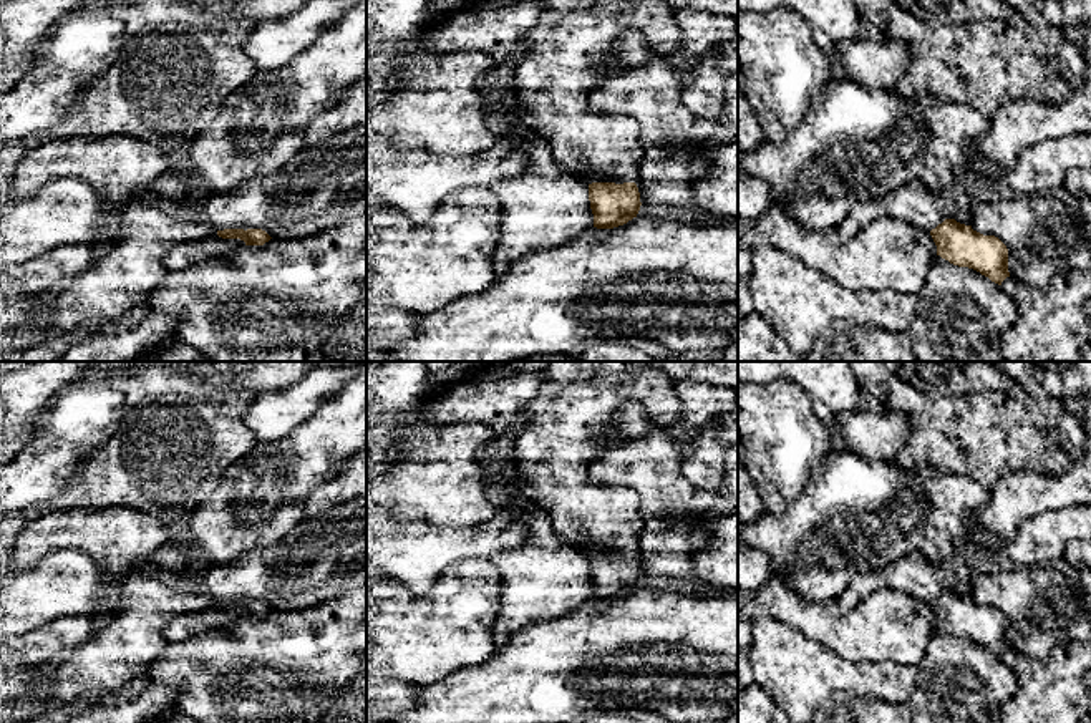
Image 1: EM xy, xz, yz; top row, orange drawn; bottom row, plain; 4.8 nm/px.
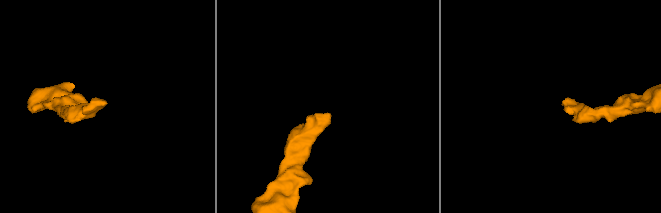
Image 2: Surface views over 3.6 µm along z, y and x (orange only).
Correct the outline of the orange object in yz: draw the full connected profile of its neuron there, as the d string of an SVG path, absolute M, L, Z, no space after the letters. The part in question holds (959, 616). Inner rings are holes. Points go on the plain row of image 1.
M771 577L756 590L738 587L738 617L749 622L771 617L856 663L919 667L935 627L973 640L998 657L1010 648L1006 617L955 590L927 604L894 589L877 589L837 617L829 602L807 600L779 577Z

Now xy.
M224 600L211 609L177 614L162 630L167 643L186 642L207 632L230 632L242 617L264 617L272 609L262 600Z

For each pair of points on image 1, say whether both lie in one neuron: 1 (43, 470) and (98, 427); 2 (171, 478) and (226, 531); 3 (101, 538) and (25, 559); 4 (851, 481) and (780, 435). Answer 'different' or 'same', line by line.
1: same
2: different
3: same
4: different

